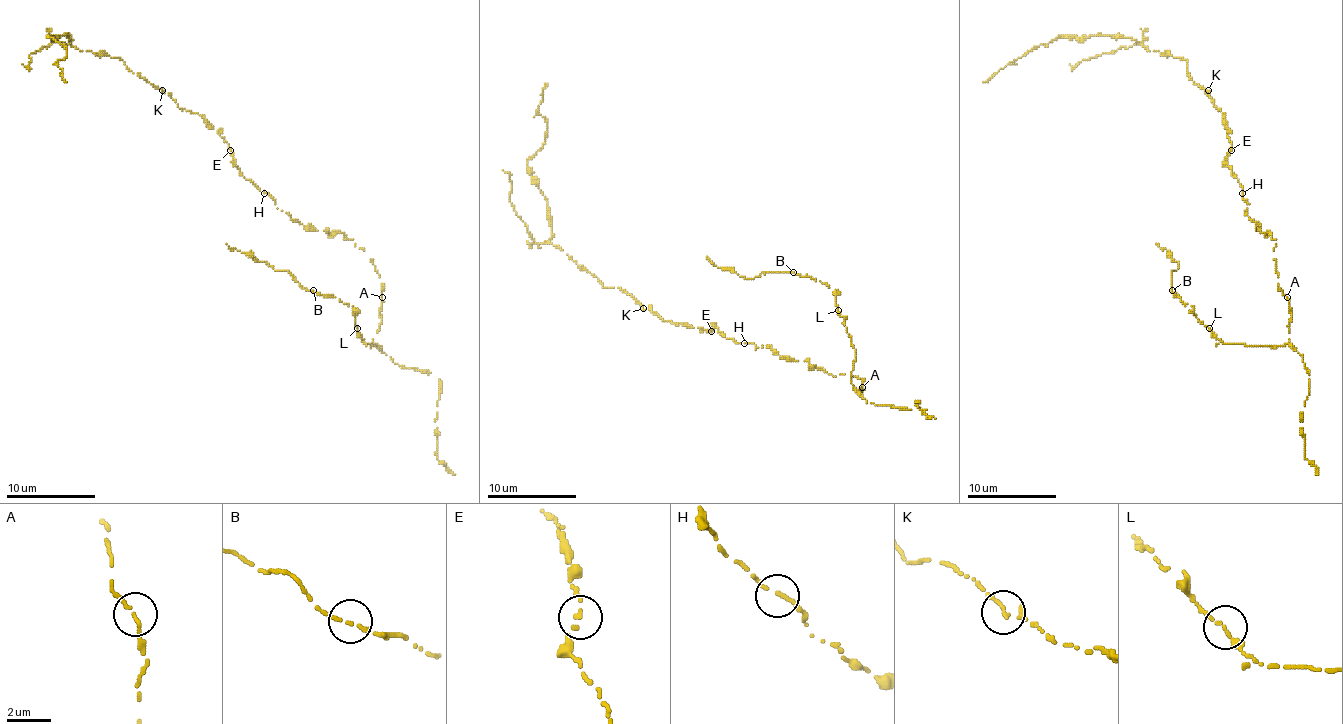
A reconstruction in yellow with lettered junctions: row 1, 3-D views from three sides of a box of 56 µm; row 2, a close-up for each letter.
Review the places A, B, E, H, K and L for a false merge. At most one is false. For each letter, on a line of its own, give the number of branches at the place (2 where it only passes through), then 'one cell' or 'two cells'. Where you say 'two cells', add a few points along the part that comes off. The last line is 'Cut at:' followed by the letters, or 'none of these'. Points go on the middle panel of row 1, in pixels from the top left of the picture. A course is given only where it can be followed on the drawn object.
A: 2 | one cell
B: 2 | one cell
E: 2 | one cell
H: 2 | one cell
K: 2 | one cell
L: 2 | one cell
Cut at: none of these

